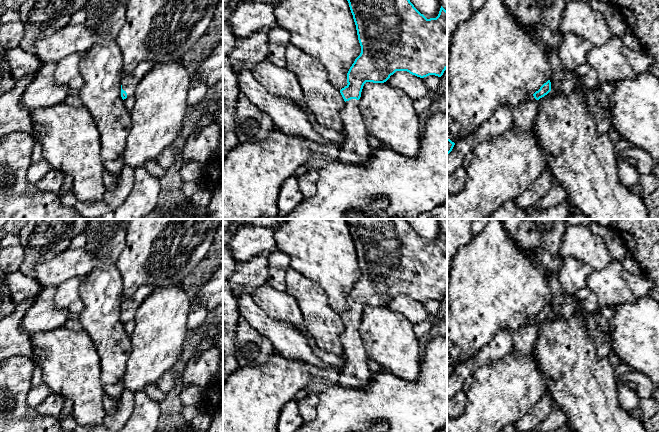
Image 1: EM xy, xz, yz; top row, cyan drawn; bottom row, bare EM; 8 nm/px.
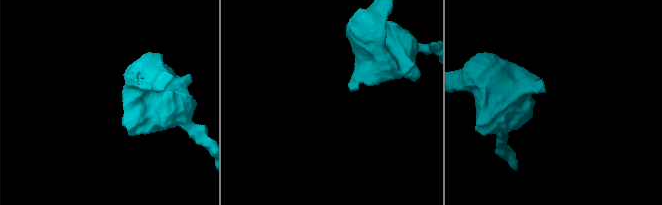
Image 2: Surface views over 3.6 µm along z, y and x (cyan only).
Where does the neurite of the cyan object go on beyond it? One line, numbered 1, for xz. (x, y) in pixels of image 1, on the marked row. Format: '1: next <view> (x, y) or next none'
1: next xz (355, 150)

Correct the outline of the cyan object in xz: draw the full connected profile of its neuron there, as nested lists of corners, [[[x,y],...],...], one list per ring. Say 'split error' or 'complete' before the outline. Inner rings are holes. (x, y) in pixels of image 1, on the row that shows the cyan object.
split error; [[[347,0],[356,25],[361,53],[347,73],[347,85],[340,90],[345,107],[340,117],[343,121],[346,140],[339,149],[337,162],[365,164],[371,159],[372,149],[368,143],[368,133],[359,108],[359,99],[366,82],[384,83],[396,71],[407,71],[420,78],[429,75],[441,77],[447,69],[447,11],[441,6],[436,18],[427,19],[410,0]]]

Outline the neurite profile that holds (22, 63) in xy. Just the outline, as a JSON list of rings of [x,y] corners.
[[[19,46],[8,49],[6,51],[6,57],[11,74],[15,80],[35,73],[43,64],[35,55],[24,51]]]

